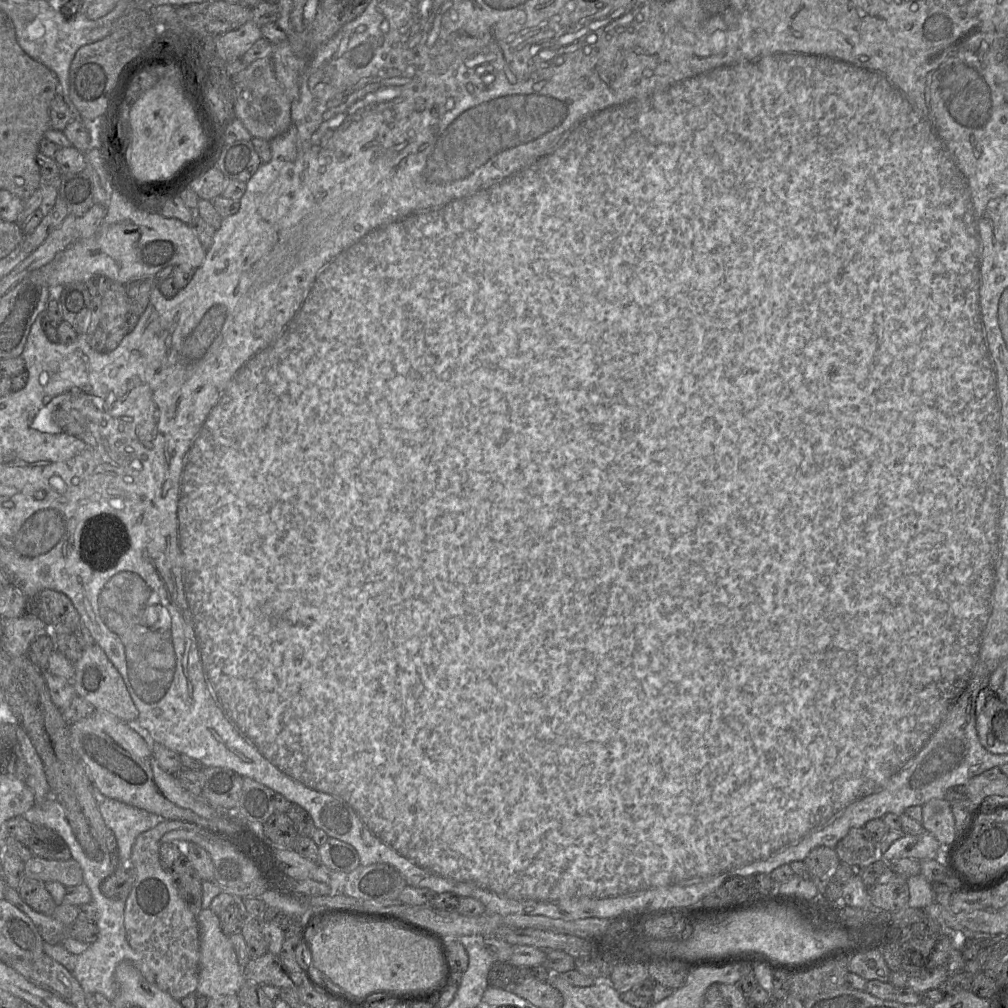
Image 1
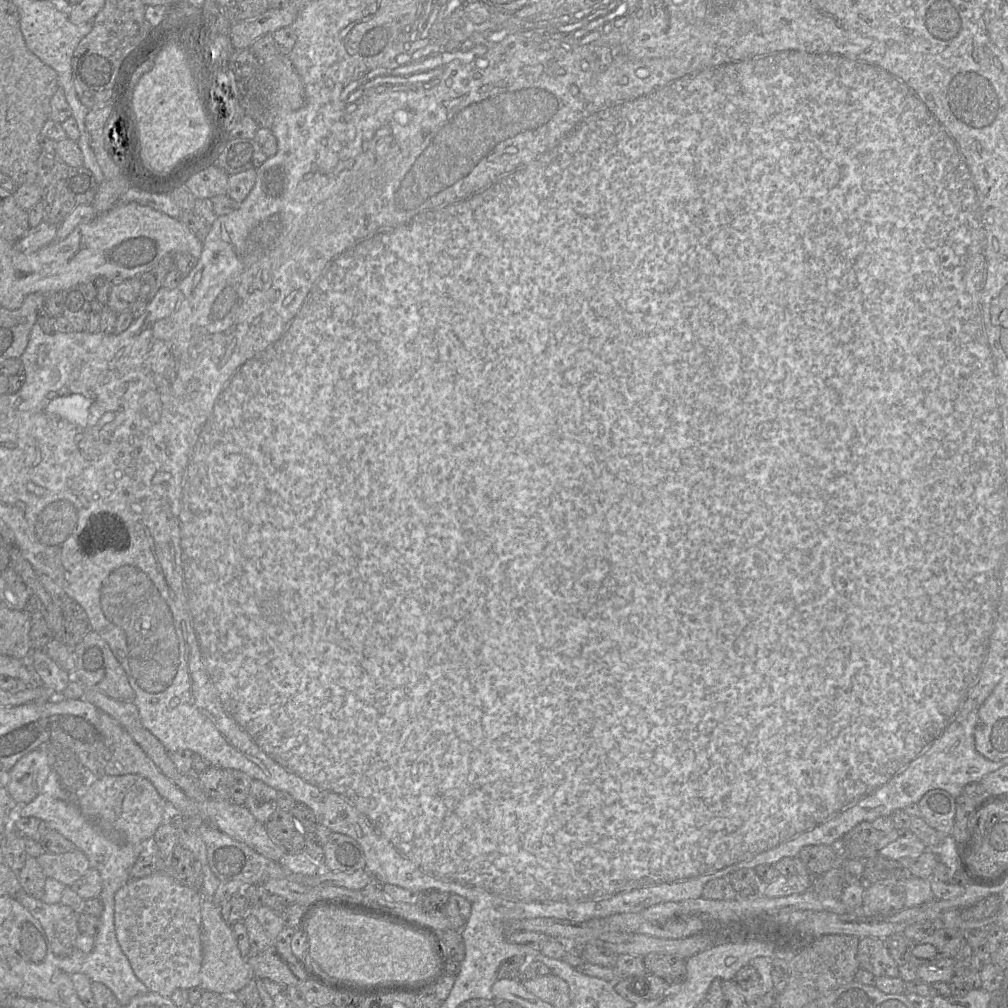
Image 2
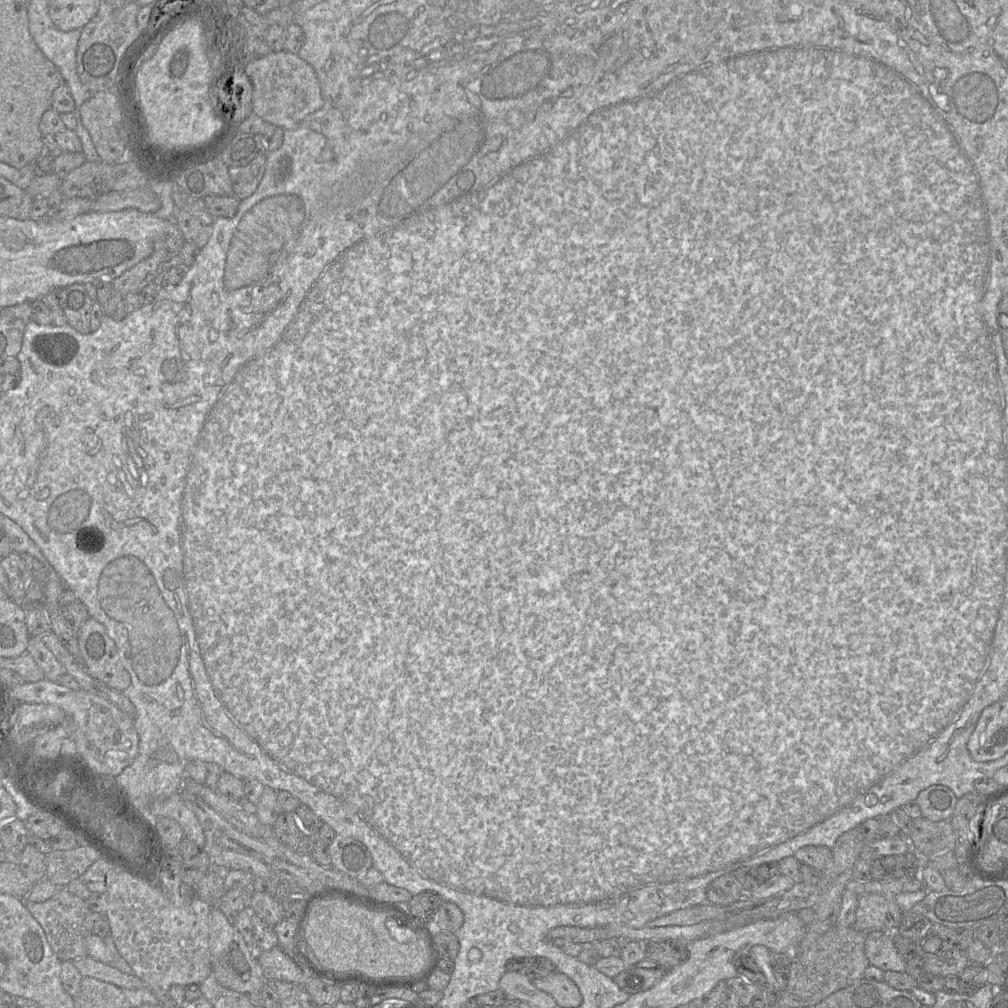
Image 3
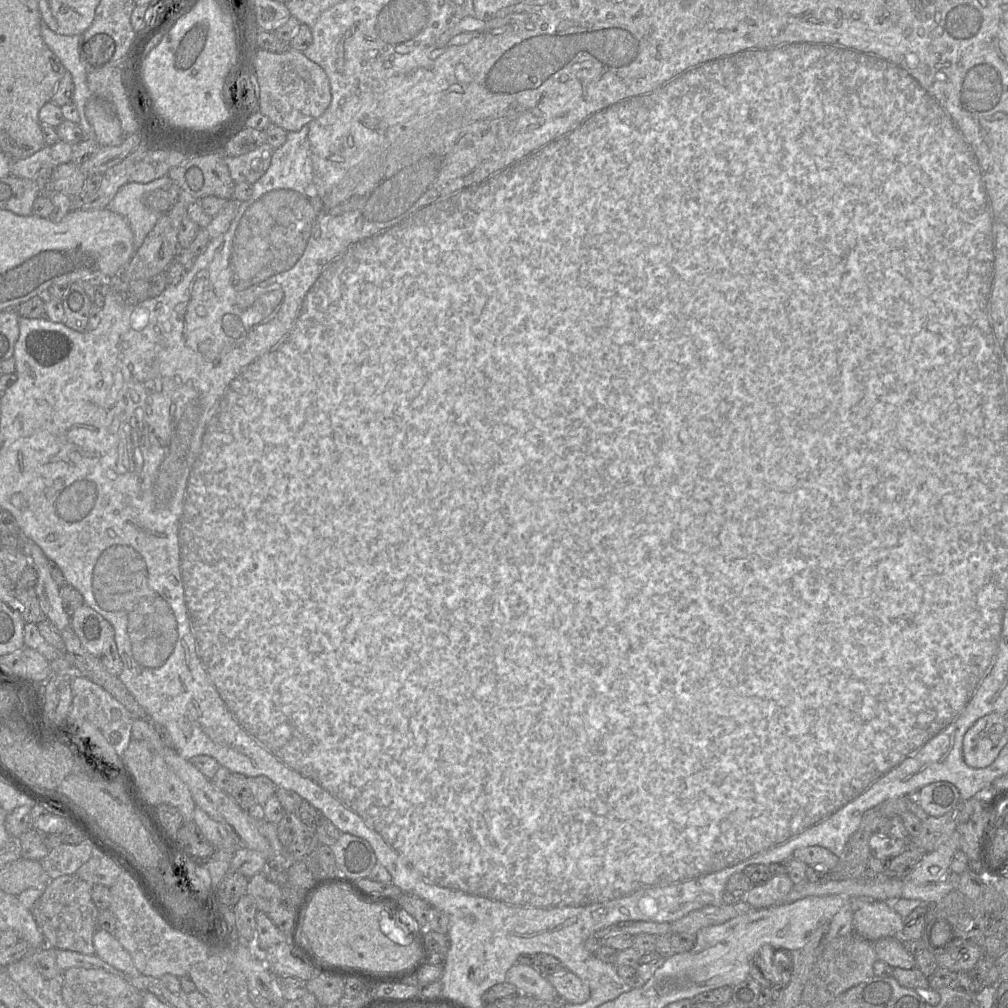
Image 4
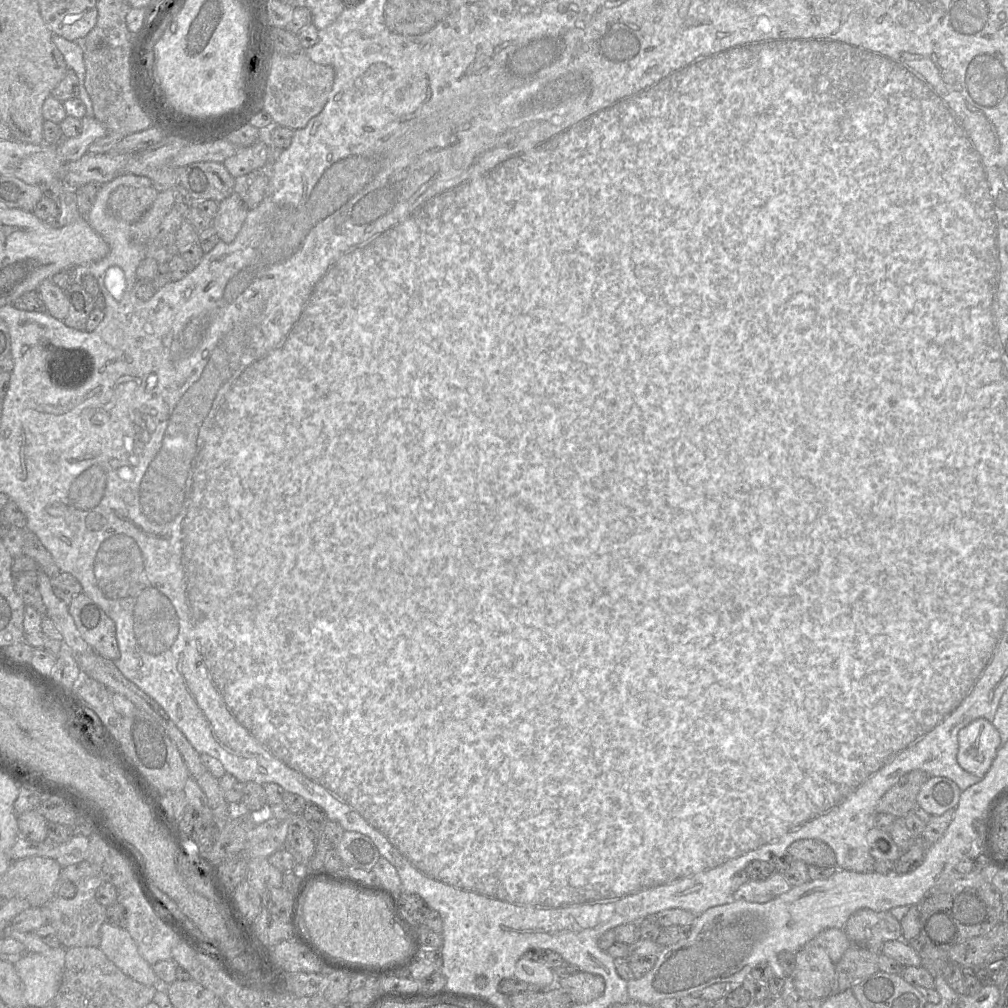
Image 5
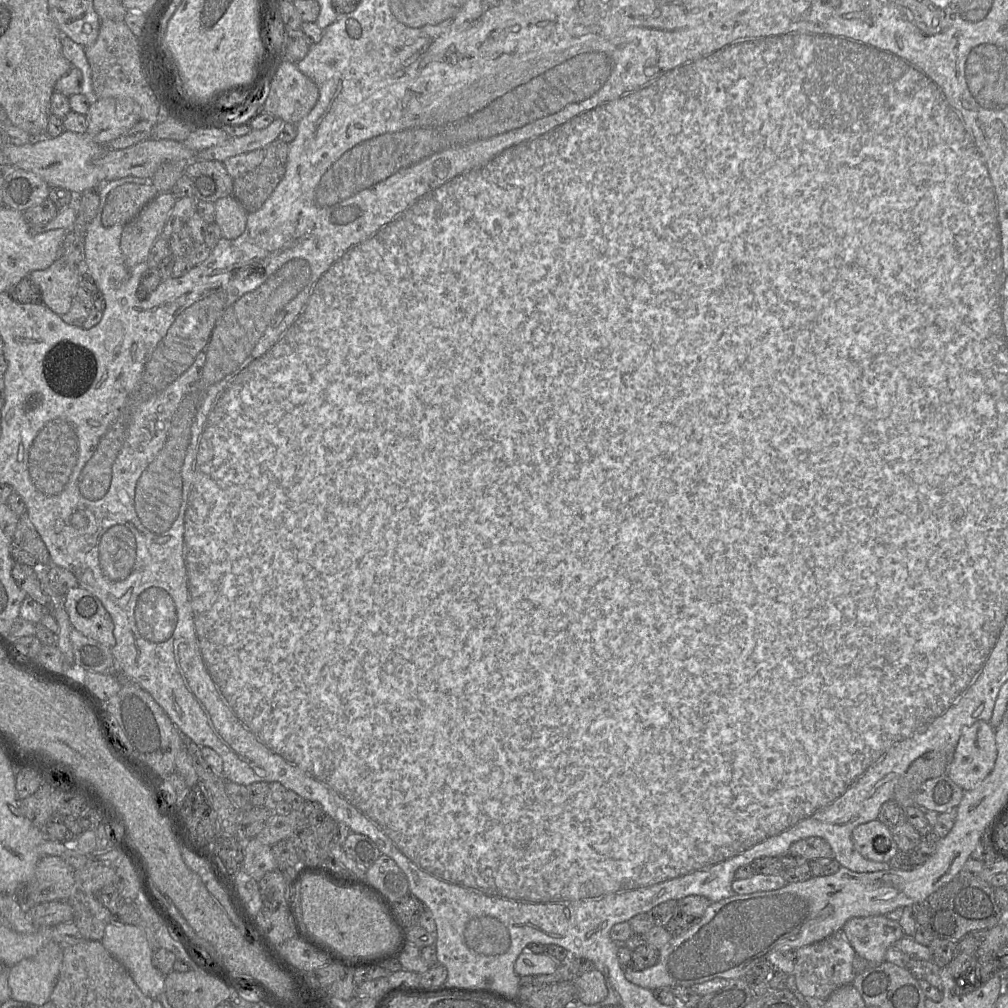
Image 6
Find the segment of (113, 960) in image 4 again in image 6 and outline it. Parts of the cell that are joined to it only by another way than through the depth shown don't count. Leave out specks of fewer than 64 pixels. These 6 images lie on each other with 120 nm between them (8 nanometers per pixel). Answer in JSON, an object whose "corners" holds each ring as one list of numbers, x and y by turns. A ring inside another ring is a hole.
{"corners":[[109,923,101,943,125,967,145,996,155,1000,165,993,166,976,153,966,153,949,140,926]]}

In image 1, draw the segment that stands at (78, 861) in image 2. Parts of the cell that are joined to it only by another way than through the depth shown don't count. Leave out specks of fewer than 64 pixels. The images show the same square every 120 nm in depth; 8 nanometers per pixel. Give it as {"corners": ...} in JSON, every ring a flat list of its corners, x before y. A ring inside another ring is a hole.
{"corners":[[33,856,25,862,25,877,44,883,57,881,65,887,79,885,83,882,83,871,73,858,69,860,48,860]]}

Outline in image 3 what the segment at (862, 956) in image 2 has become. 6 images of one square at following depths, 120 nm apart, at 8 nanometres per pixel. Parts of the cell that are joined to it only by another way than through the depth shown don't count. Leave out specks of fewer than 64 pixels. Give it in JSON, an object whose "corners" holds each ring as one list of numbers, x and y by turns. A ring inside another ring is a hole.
{"corners":[[871,931,865,933,864,952,869,965,884,972,905,972,906,962,898,953,891,932]]}

